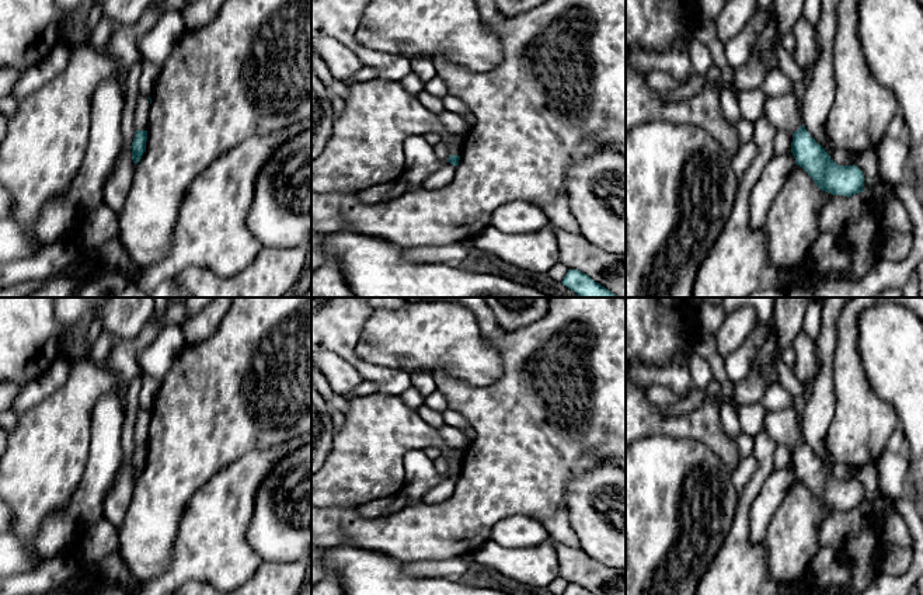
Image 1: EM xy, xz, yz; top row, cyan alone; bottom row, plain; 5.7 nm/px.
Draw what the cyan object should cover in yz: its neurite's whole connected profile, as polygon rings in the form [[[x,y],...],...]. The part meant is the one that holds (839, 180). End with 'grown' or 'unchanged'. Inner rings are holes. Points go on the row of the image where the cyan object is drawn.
[[[804,125],[793,133],[791,153],[795,164],[807,171],[819,189],[843,196],[863,192],[863,171],[854,164],[836,164]]] | unchanged

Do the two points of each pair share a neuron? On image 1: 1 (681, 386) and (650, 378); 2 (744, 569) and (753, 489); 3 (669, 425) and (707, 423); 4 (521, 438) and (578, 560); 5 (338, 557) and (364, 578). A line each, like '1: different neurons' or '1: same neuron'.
1: same neuron
2: same neuron
3: same neuron
4: different neurons
5: same neuron

